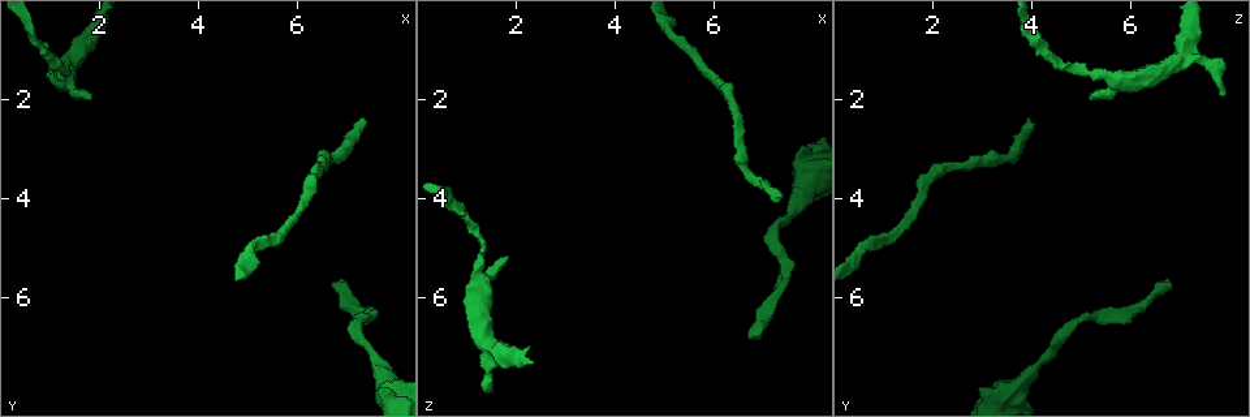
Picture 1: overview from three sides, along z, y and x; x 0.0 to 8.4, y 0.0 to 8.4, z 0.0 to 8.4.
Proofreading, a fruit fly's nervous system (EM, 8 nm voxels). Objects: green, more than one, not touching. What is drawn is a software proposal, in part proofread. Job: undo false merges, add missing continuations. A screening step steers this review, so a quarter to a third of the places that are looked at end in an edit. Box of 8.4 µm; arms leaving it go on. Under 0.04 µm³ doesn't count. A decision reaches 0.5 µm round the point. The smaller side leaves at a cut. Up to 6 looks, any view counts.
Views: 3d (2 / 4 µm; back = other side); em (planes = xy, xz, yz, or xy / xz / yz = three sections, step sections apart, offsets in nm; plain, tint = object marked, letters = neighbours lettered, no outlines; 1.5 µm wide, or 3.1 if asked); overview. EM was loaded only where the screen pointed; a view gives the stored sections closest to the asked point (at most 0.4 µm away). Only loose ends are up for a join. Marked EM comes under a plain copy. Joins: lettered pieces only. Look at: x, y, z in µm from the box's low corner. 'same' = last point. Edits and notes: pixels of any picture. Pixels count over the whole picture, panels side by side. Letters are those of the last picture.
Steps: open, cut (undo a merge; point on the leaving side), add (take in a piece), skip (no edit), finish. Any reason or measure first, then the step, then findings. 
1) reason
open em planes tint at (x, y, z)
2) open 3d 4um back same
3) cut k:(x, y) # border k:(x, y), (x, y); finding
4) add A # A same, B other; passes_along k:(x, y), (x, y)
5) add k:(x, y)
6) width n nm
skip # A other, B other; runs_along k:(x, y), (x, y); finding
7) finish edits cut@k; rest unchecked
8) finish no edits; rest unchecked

sudden change in width
open em xy step 4 tint at (7.50, 7.10, 4.45)

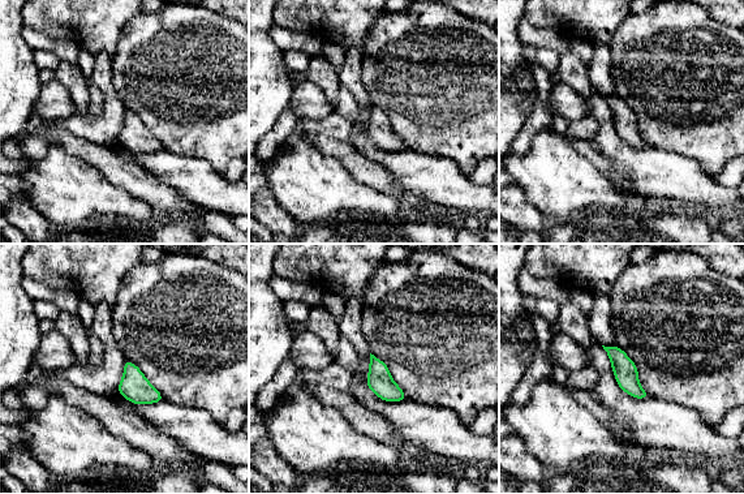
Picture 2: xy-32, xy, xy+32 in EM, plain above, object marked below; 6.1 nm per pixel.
another direction
open em planes letters same

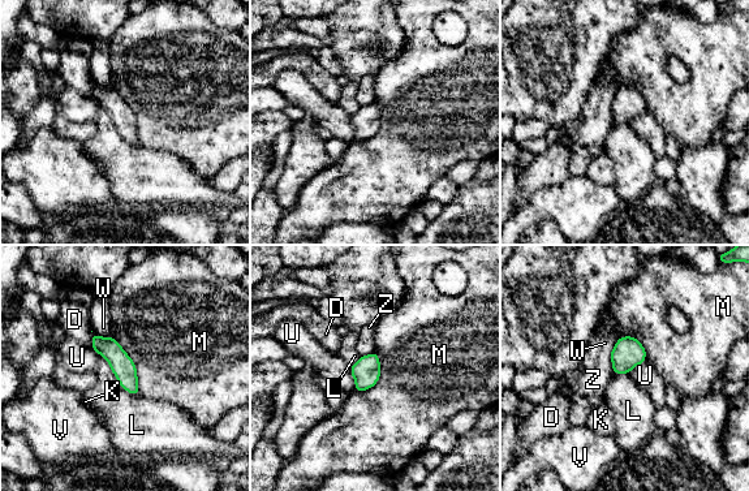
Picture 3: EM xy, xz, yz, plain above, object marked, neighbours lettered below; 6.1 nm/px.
longest_contact M 400 nm
skip # D other, K other, L other, M other, U other, V other, W other, Z other; runs_along 3:(95, 339), (123, 366), (136, 391); all the same cell

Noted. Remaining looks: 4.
branch stops here
open 3d 4um back at (6.80, 5.75, 6.85)

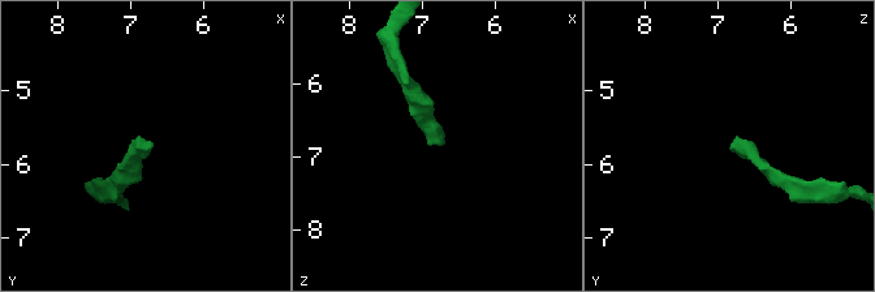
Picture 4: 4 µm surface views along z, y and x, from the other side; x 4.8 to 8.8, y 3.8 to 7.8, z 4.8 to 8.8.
open em planes letters at (6.85, 5.80, 6.85)

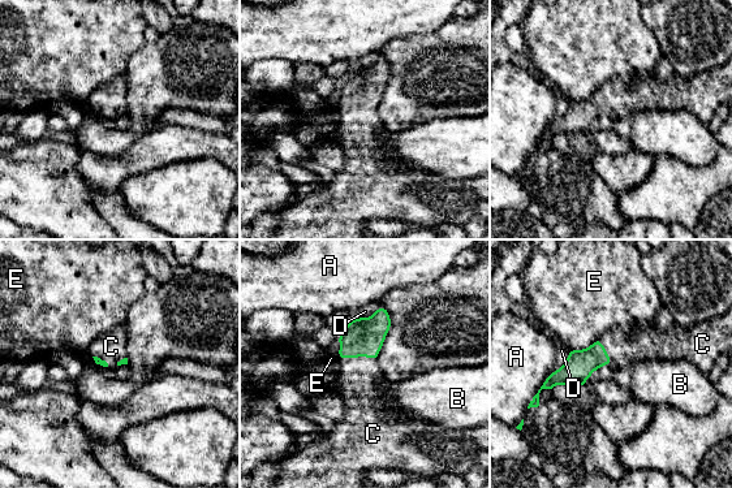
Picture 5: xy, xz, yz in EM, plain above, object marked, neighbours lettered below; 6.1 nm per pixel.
longest_contact C 240 nm
add C # A other, B other, C same, D other, E other; the cell continues

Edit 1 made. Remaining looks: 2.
finish edits add@5; rest unchecked

